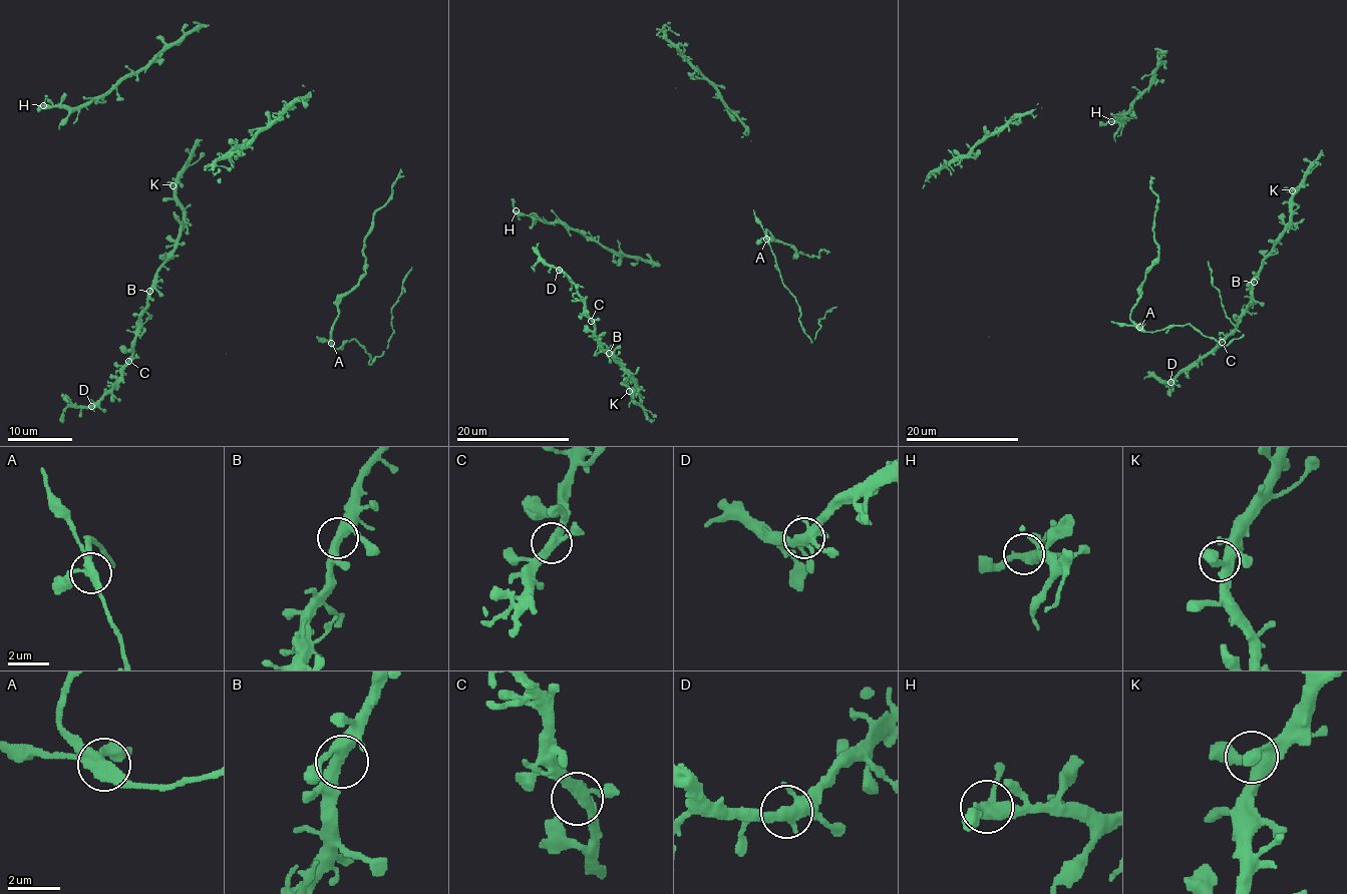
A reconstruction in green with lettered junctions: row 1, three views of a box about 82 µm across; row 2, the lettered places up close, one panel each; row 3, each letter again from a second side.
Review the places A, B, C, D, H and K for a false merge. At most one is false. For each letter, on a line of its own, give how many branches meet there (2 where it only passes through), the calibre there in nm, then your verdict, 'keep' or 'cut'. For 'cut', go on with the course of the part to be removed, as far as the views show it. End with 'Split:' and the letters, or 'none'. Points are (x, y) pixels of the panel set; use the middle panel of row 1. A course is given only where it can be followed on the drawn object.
A: 3 | 380 nm | cut | (767, 239), (767, 230), (772, 239), (795, 249), (795, 258), (795, 253), (817, 258), (821, 251), (827, 253)
B: 3 | 360 nm | keep
C: 3 | 360 nm | keep
D: 3 | 360 nm | keep
H: 3 | 380 nm | keep
K: 3 | 380 nm | keep
Split: A

